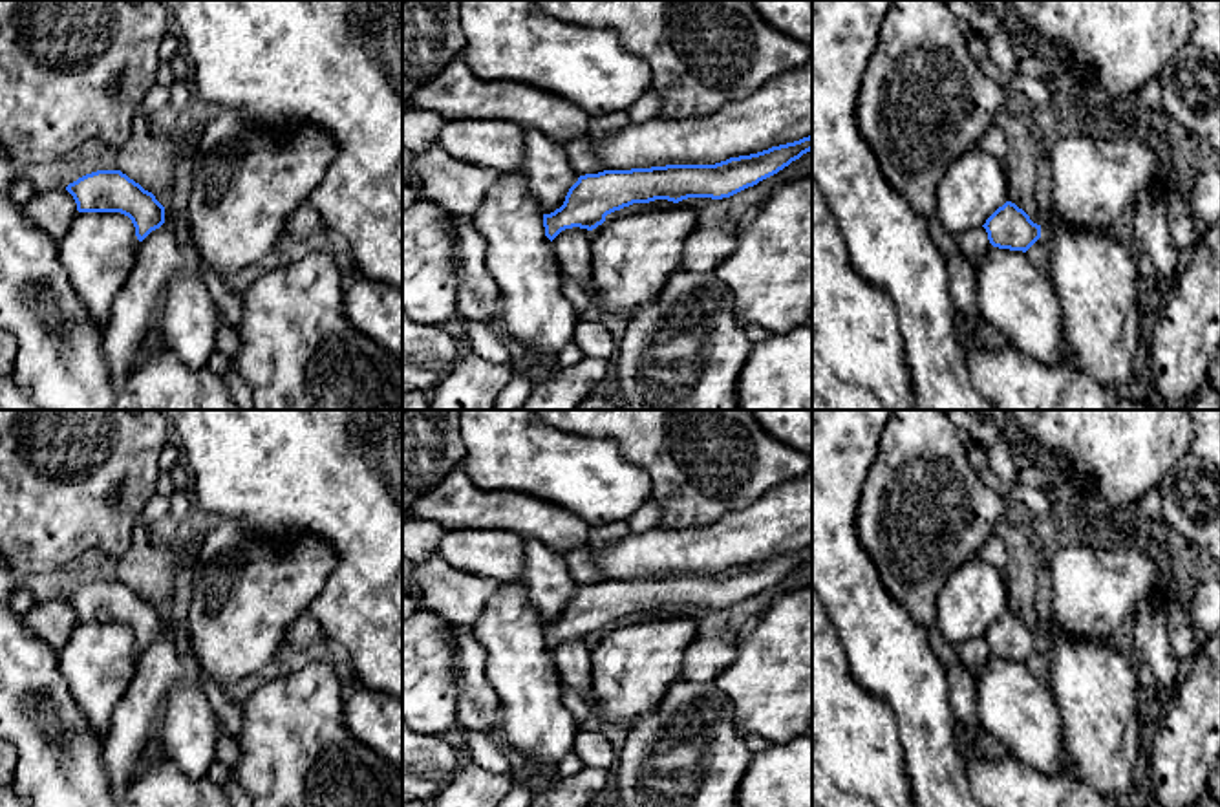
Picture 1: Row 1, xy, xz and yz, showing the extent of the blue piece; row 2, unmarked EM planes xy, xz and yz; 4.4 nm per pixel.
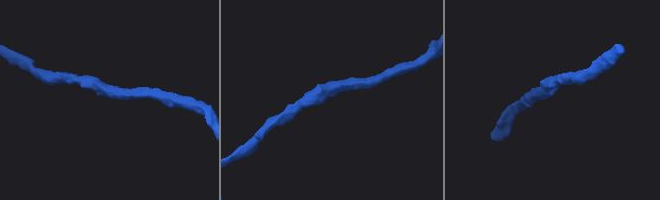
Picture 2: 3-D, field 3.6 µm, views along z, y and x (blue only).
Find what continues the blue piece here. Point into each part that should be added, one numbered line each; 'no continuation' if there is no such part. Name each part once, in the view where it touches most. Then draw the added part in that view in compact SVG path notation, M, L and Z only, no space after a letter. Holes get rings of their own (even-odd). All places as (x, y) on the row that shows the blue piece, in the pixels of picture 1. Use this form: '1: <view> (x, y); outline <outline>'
no continuation

